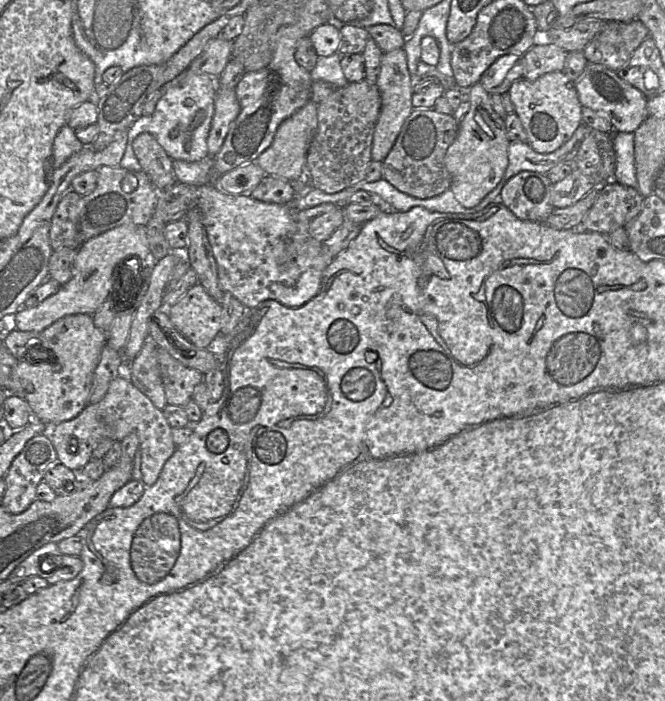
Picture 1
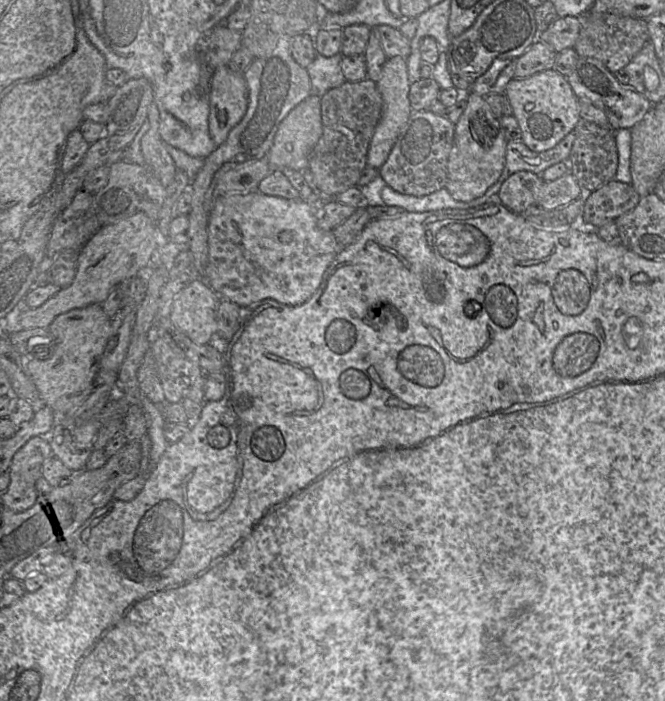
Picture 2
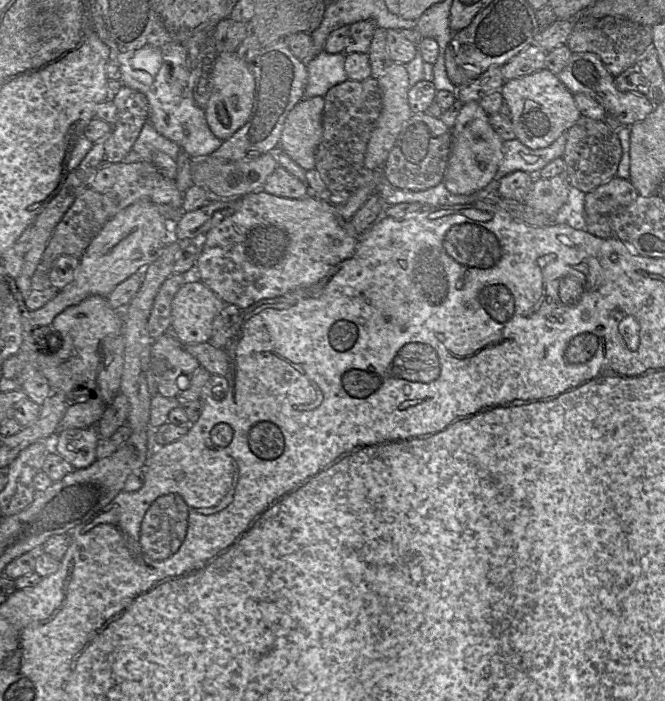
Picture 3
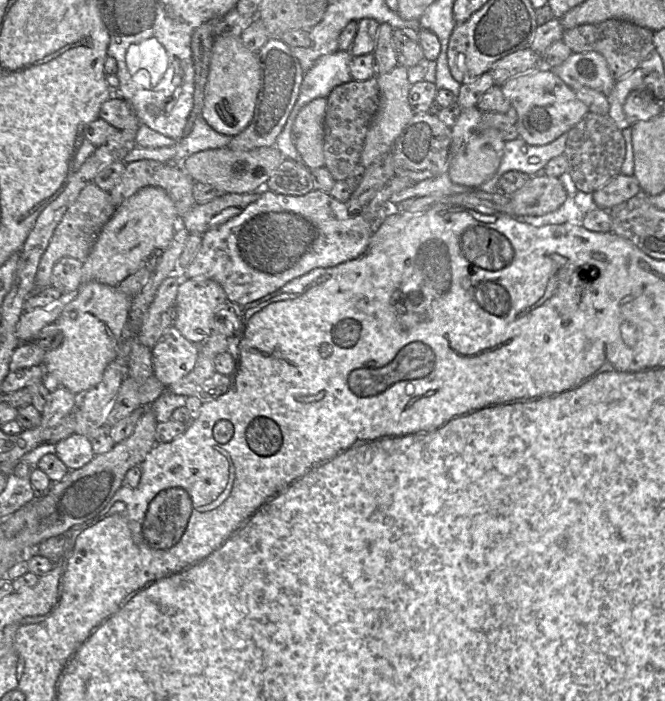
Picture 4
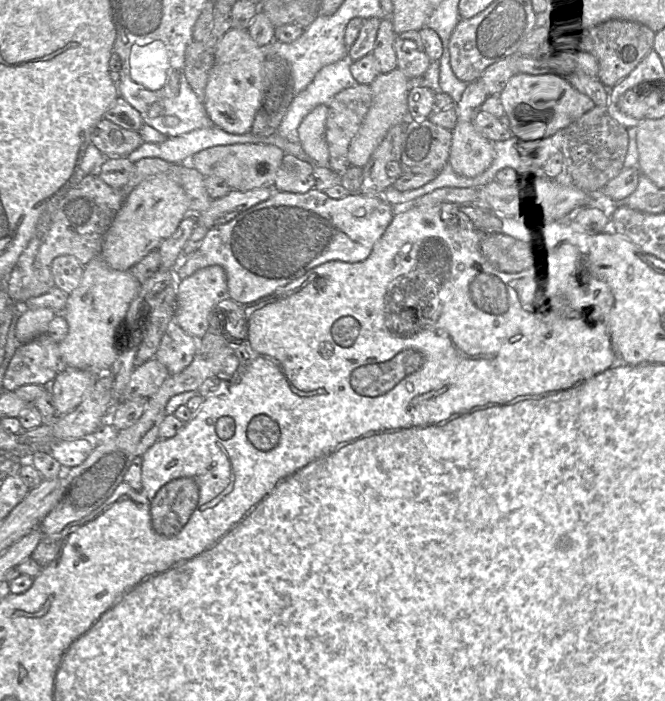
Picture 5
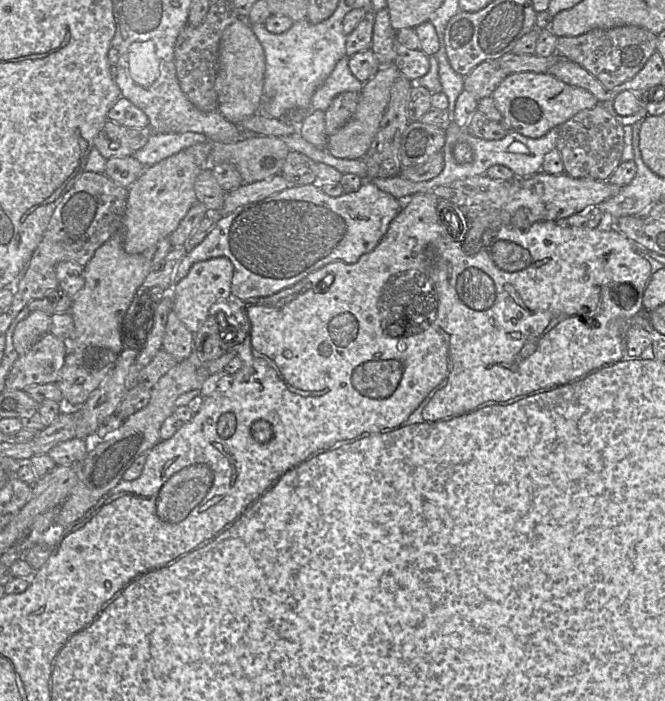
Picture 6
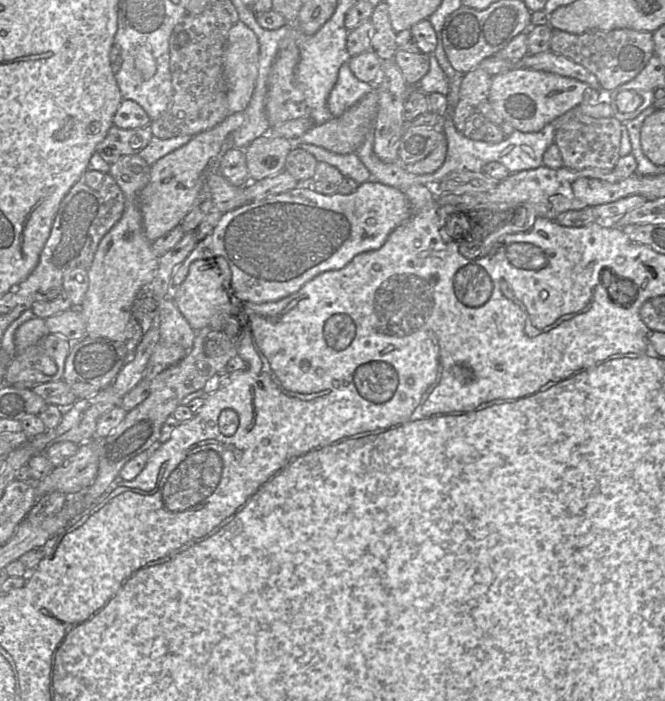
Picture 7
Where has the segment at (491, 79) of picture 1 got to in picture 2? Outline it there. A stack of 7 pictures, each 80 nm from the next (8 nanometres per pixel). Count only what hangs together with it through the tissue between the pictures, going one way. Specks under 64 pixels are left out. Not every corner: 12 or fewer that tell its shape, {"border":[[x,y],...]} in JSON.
{"border":[[495,59],[470,92],[504,94],[516,59]]}

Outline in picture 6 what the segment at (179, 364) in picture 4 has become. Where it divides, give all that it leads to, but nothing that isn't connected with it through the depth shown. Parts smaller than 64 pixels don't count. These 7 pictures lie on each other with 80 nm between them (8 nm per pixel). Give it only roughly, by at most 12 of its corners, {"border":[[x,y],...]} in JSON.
{"border":[[172,310],[162,349],[179,363],[190,356],[194,334]]}

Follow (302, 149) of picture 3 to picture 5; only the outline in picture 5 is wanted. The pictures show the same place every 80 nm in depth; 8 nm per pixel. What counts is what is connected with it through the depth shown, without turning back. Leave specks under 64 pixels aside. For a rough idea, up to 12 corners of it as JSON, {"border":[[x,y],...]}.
{"border":[[318,105],[298,127],[300,145],[329,167],[328,106]]}

